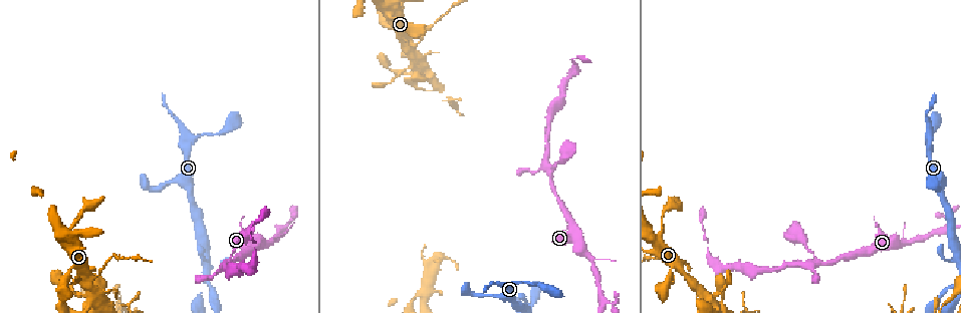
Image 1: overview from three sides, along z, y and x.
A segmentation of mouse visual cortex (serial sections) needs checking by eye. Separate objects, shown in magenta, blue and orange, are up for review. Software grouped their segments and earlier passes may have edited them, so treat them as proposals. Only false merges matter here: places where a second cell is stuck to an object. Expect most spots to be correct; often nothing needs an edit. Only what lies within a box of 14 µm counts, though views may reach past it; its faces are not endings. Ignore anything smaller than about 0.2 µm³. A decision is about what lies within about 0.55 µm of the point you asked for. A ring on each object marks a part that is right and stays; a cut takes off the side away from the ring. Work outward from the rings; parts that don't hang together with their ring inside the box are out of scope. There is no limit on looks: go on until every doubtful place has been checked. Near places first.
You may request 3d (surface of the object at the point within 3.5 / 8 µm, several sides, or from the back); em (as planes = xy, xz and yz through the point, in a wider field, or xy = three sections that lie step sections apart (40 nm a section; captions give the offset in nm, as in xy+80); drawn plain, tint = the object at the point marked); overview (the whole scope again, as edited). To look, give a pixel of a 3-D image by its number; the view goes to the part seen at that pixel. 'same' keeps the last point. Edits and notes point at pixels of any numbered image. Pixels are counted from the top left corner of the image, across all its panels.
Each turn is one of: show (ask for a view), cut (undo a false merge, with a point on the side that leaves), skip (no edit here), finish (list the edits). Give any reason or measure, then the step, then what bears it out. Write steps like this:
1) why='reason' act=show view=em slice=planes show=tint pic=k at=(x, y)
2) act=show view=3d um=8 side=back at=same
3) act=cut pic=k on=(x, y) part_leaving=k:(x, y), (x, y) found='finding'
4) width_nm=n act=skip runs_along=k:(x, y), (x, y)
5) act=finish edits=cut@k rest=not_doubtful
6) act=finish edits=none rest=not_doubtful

act=show view=3d um=3.5 pic=1 at=(230, 260)

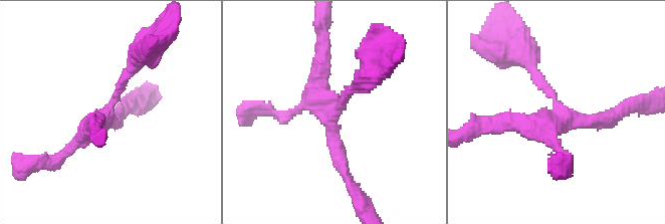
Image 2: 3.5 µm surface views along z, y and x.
act=show view=em slice=xy step=2 show=tint pic=2 at=(567, 119)

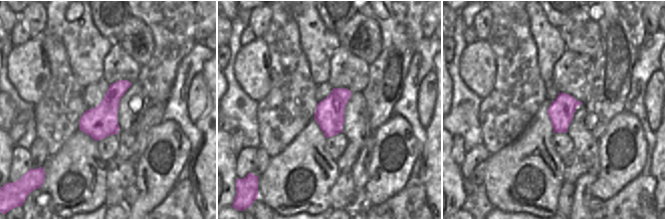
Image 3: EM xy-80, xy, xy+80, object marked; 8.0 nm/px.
why='cut it another way' act=show view=em slice=planes show=tint at=same

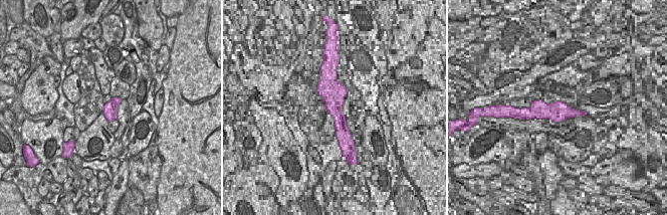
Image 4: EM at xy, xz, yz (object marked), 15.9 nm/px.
act=skip runs_along=2:(348, 179), (320, 94), (320, 55) found='continuous, no second cell'

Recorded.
why='three arms meet' act=show view=3d um=3.5 pic=1 at=(686, 275)

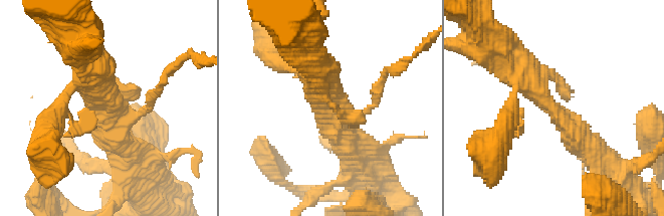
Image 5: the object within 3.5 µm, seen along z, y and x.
act=show view=em slice=xy step=3 show=tint pic=5 at=(106, 114)

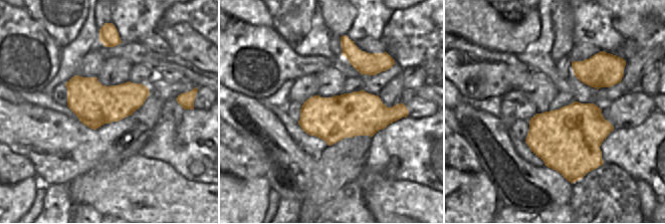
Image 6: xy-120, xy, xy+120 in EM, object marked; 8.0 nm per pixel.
act=skip runs_along=5:(513, 64), (601, 160) found='continuous, no second cell'

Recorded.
why='sharp bend' act=show view=3d um=8 pic=1 at=(930, 139)

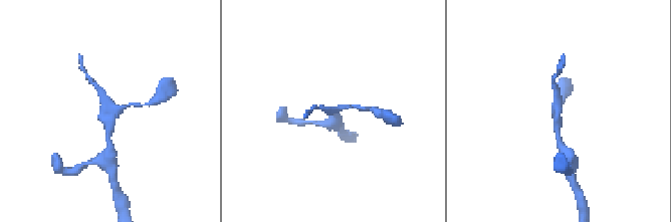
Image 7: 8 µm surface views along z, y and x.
act=show view=em slice=xy step=2 show=tint pic=7 at=(108, 111)

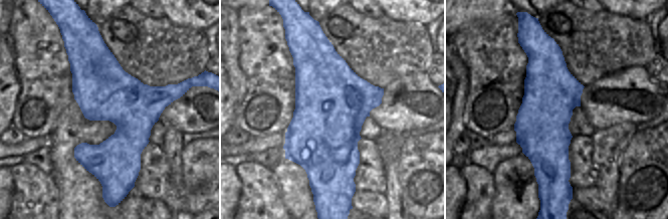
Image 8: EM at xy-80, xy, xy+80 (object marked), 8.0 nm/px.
act=skip runs_along=7:(108, 142), (107, 112), (134, 103) found='all the same cell'

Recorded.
act=finish edits=none rest=not_doubtful

